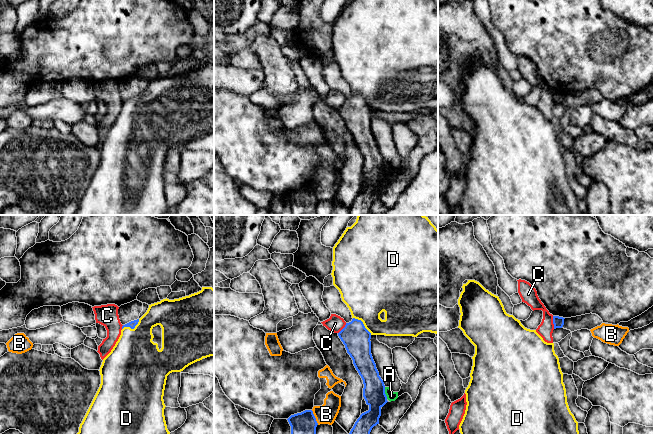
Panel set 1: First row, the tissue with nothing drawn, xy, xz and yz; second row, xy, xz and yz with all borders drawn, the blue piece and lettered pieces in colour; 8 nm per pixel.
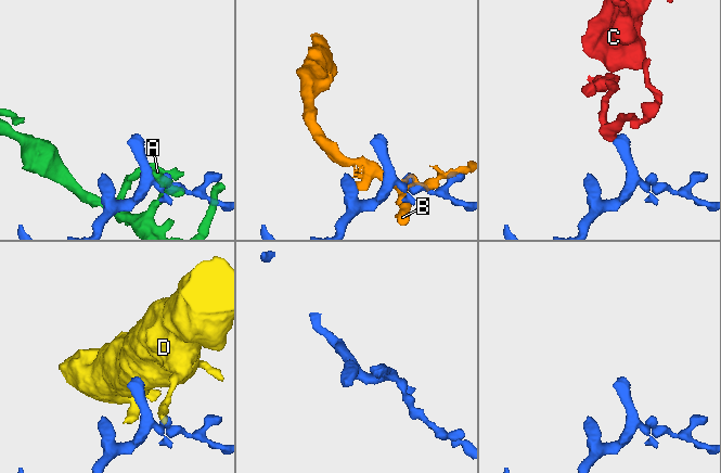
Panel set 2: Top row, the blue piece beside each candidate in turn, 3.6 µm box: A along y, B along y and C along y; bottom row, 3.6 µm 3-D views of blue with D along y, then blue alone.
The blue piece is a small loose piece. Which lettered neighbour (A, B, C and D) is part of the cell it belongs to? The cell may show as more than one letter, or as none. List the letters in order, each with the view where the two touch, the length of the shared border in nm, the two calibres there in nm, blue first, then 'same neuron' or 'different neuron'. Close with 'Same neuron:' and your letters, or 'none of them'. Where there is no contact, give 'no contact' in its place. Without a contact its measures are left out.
A: contact in xz; length 100 nm; calibres 180 and 80 nm; different neuron
B: contact in xz; length 130 nm; calibres 200 and 160 nm; different neuron
C: contact in yz; length 110 nm; calibres 90 and 120 nm; different neuron
D: contact in xz; length 200 nm; calibres 220 and 380 nm; same neuron
Same neuron: D

